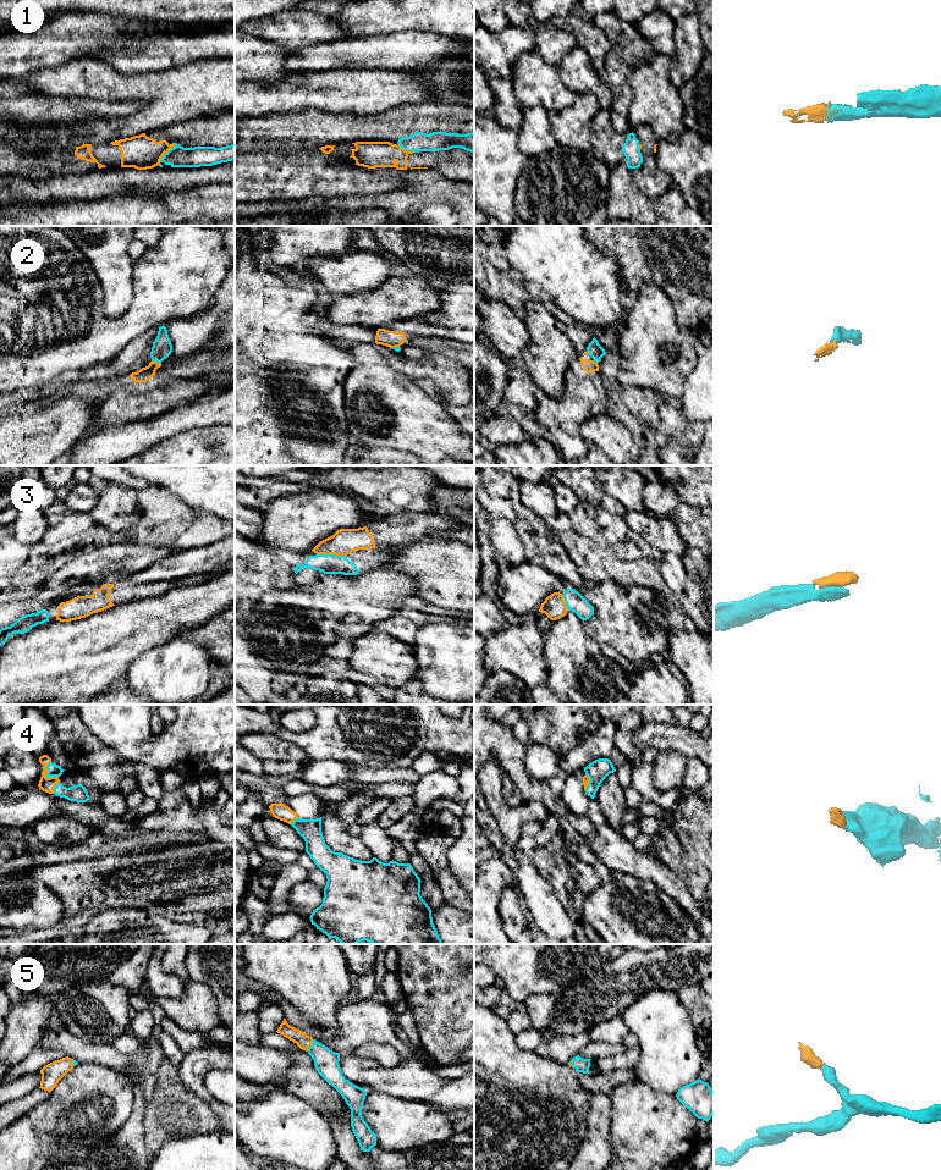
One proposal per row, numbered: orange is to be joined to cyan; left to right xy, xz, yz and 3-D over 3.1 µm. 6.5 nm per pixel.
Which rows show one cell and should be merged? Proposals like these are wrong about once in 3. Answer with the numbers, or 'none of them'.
2, 3, 4, 5

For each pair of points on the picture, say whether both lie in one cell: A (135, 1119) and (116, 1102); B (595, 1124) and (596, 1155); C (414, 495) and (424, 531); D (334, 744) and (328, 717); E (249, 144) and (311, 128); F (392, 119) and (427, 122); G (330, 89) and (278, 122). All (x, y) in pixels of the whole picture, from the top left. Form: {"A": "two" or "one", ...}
{"A": "two", "B": "one", "C": "two", "D": "one", "E": "one", "F": "one", "G": "two"}

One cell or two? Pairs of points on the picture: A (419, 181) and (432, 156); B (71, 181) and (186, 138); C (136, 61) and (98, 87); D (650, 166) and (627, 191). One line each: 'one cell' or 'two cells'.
A: two cells
B: one cell
C: two cells
D: two cells

